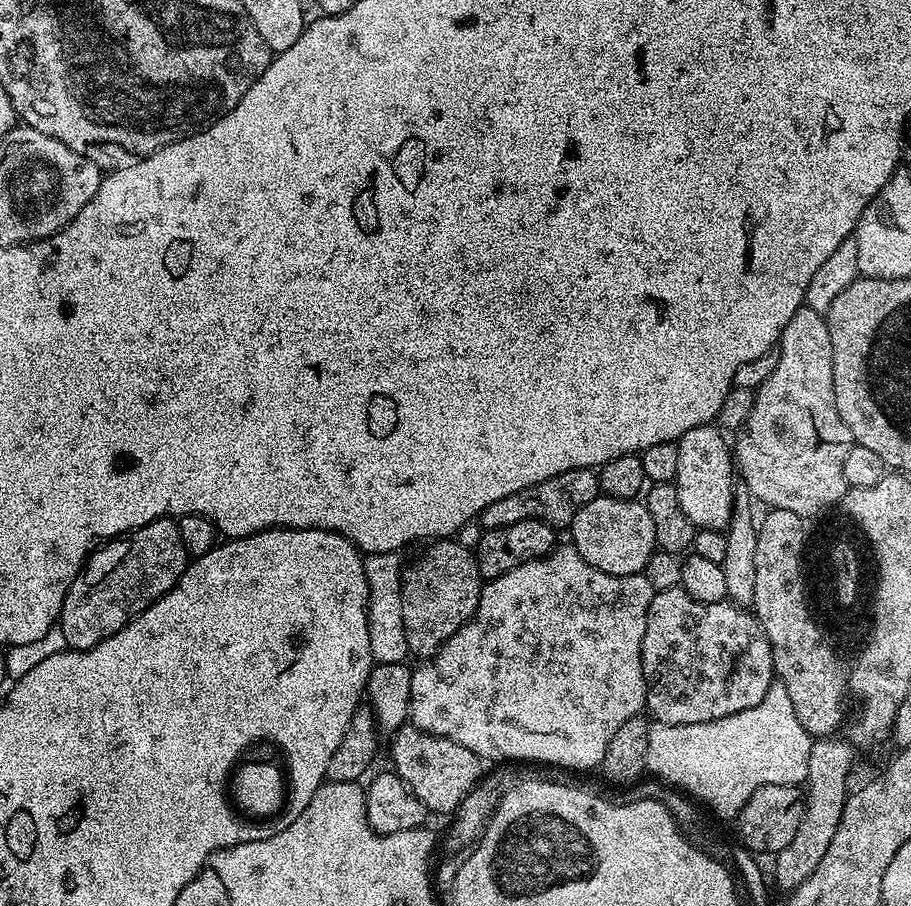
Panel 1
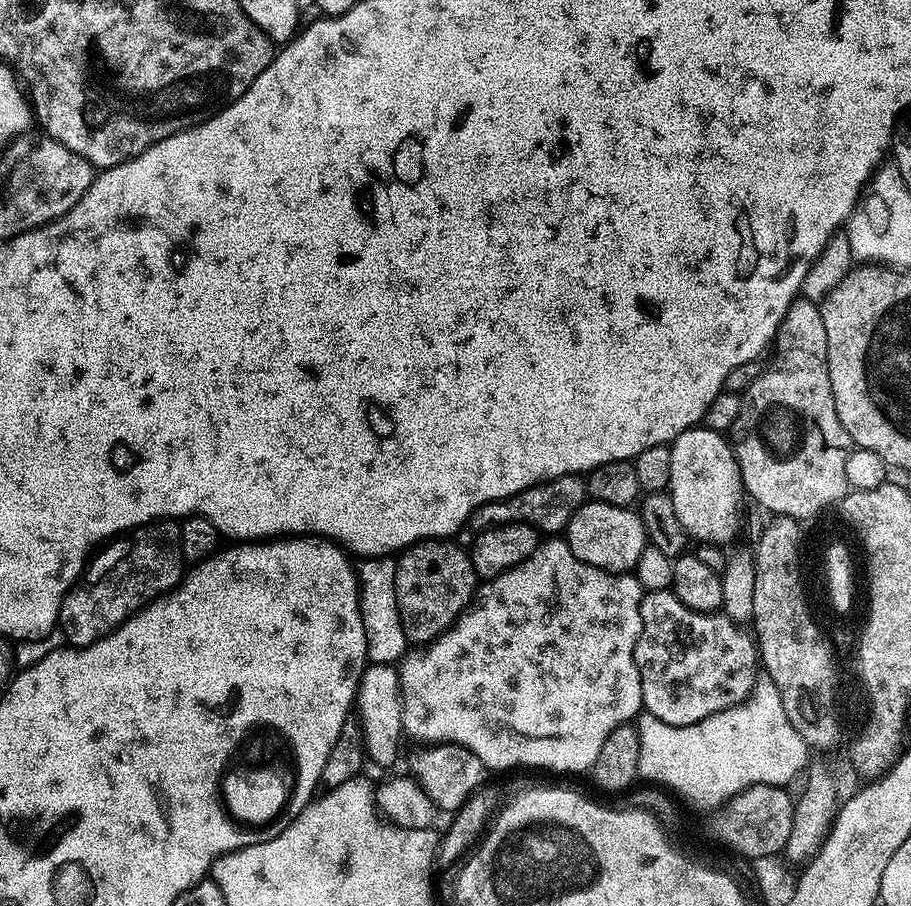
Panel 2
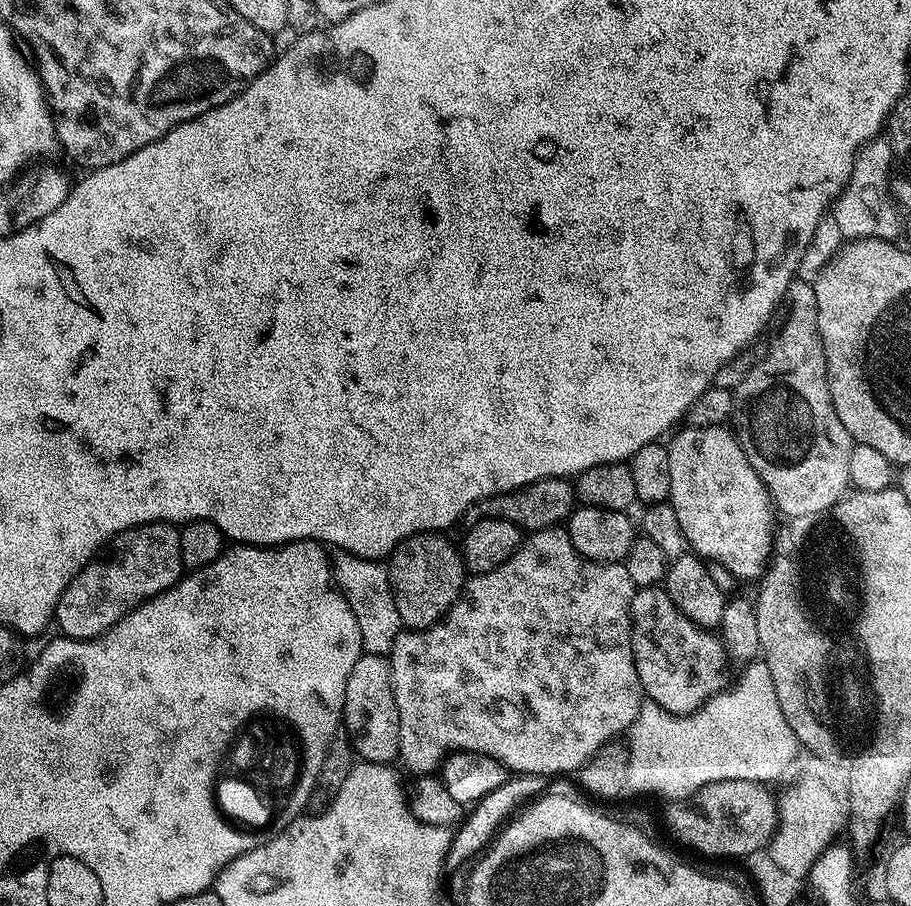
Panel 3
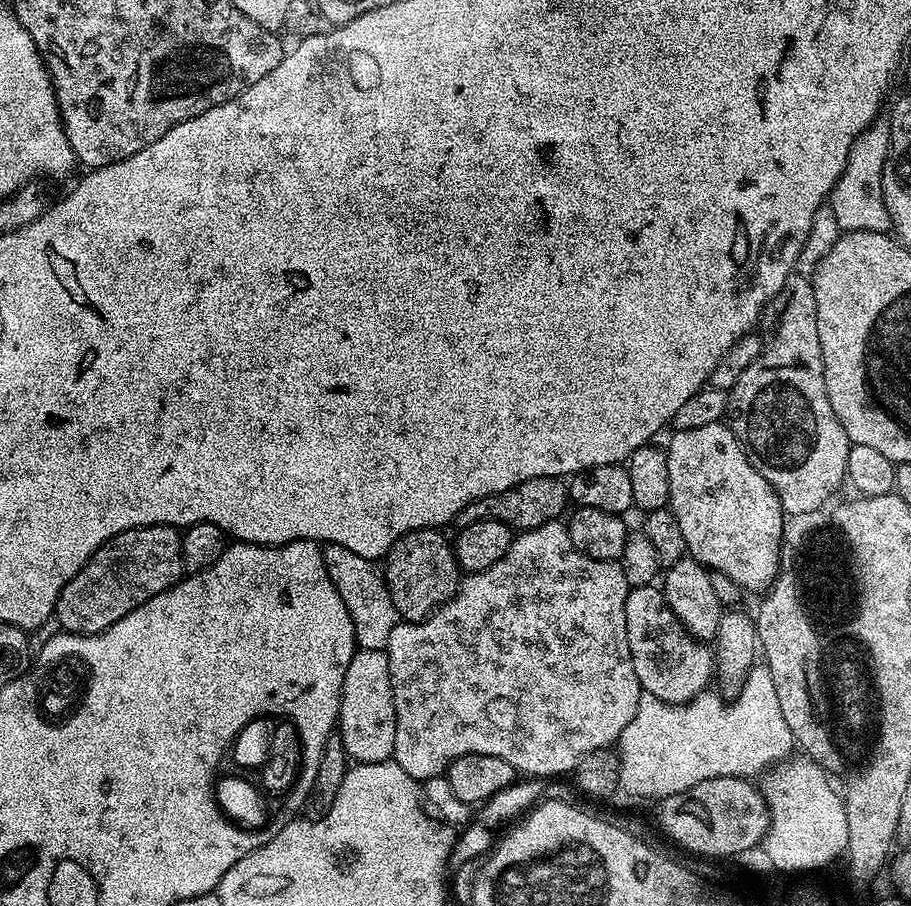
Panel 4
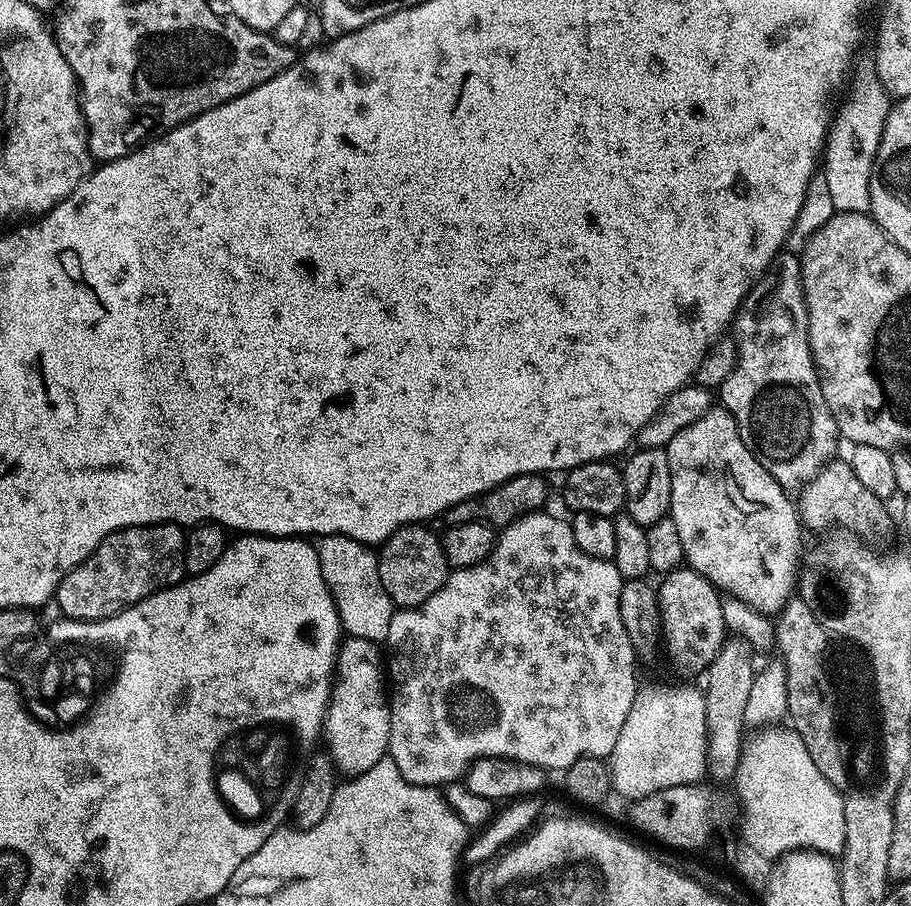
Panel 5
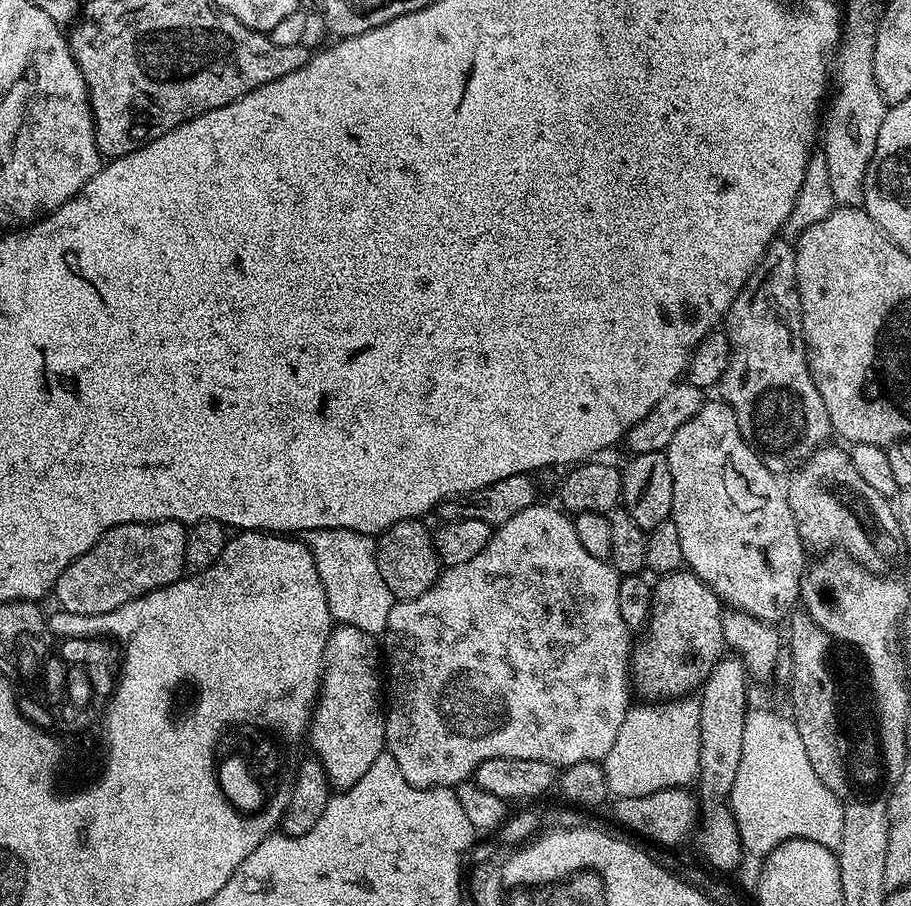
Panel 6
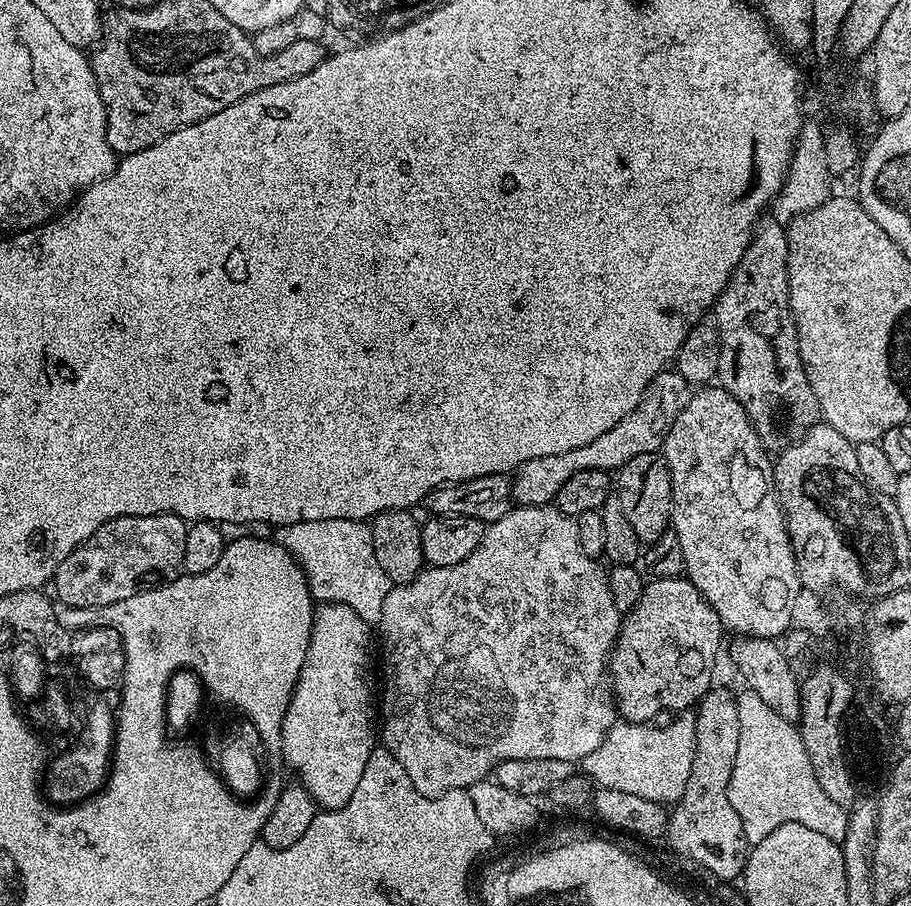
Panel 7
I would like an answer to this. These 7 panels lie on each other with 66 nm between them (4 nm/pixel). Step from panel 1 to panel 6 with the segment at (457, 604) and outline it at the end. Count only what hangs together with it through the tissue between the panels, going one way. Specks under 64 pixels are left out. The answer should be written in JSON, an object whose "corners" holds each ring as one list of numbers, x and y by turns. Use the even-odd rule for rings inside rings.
{"corners":[[423,519,403,520,380,533,375,541,378,571,382,573,382,579,386,586,390,586,390,594,396,600,413,600,418,598,418,594,426,594,442,571,442,561,436,553,433,533,430,528,428,532,424,523]]}

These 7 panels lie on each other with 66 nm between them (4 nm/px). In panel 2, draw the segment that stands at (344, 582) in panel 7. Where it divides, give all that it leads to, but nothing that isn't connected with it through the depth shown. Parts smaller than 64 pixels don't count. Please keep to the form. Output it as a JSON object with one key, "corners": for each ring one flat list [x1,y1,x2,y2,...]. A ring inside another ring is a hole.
{"corners":[[369,556,359,563,355,565,356,583,360,594,360,617,366,630,366,654,371,663,399,665,410,645,402,630,402,618,394,594,395,559,392,556]]}

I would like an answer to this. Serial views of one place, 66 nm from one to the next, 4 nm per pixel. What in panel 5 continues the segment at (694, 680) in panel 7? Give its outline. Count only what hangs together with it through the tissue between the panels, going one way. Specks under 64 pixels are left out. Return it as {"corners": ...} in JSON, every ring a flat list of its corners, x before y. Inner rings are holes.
{"corners":[[687,566,674,569,661,580,664,581,658,584,660,624,666,637,666,648,668,644,668,652,676,663,703,673,726,639,721,593,702,578,702,574]]}

